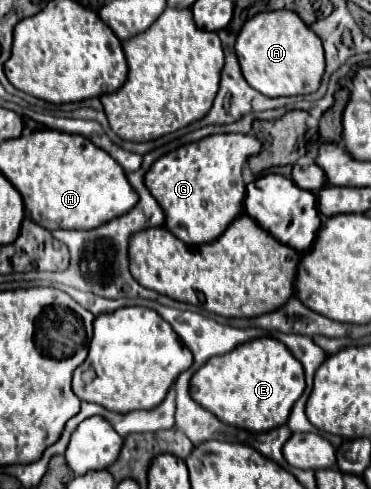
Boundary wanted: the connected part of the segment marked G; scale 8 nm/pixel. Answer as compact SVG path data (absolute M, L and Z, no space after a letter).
M216 134L202 138L200 142L192 142L186 146L180 146L178 150L162 156L152 164L152 168L146 172L144 182L150 190L150 194L158 200L166 214L166 226L174 236L184 240L186 244L206 244L212 242L224 228L228 228L228 222L236 220L242 210L242 202L246 196L246 184L242 180L242 166L248 160L248 156L254 156L260 152L262 144L248 134Z

